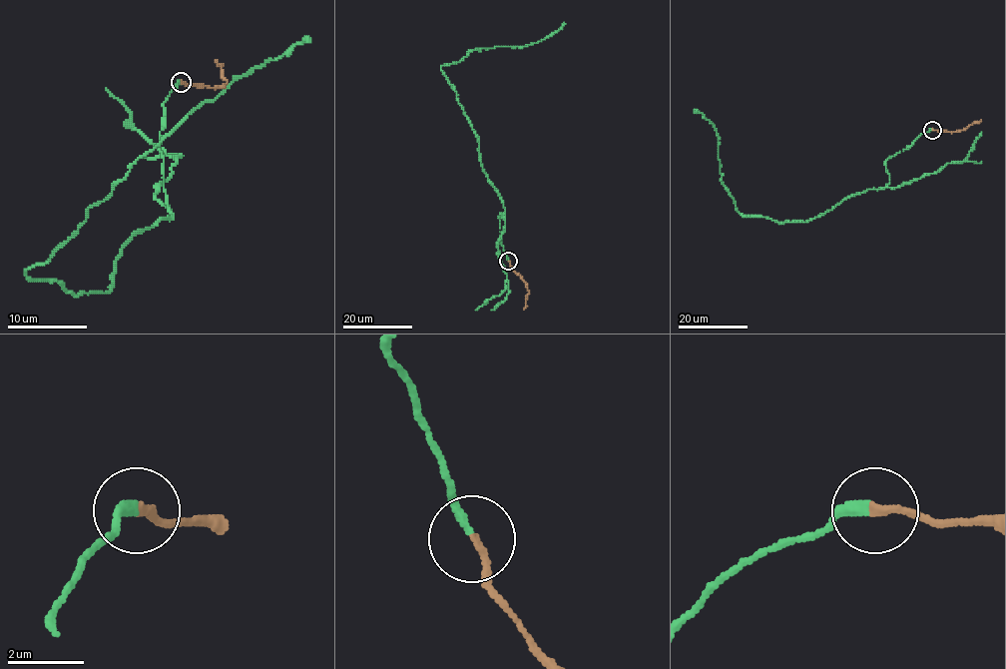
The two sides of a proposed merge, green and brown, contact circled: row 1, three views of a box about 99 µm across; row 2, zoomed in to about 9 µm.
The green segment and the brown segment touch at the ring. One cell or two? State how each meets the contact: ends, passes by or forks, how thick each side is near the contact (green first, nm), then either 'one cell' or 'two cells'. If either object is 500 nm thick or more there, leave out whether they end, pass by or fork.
green ends there; brown ends there; 240 nm thick on the green side, 180 nm on the other; one cell

